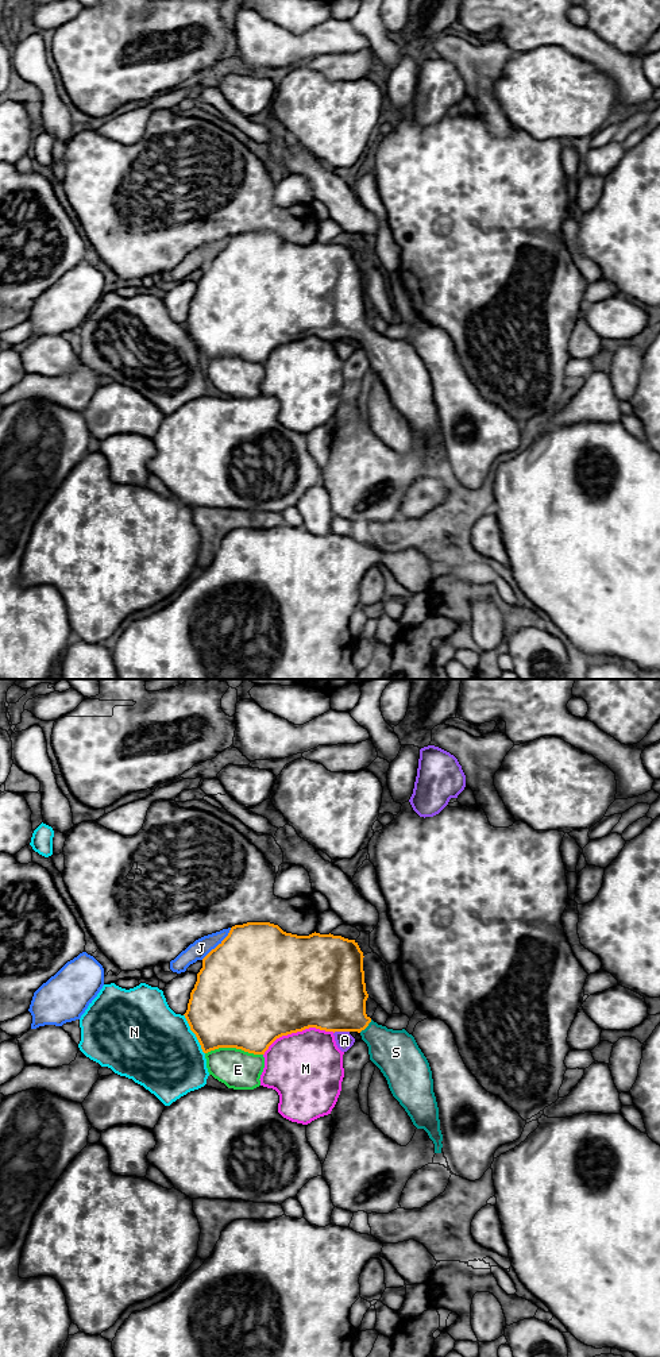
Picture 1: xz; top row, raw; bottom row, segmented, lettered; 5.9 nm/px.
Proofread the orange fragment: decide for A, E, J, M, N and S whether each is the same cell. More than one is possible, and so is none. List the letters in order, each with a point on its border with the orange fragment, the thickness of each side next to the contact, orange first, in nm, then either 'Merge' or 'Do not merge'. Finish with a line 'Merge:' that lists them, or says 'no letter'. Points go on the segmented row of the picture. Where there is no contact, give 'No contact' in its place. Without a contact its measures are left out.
A: Touches orange at xz (340, 1030). Thickness 460 nm (orange) against 100 nm. Do not merge
E: Touches orange at xz (234, 1047). Thickness 500 nm (orange) against 240 nm. Do not merge
J: Touches orange at xz (219, 944). Thickness 500 nm (orange) against 110 nm. Do not merge
M: Touches orange at xz (297, 1030). Thickness 500 nm (orange) against 440 nm. Do not merge
N: Touches orange at xz (195, 1033). Thickness 460 nm (orange) against 460 nm. Do not merge
S: Touches orange at xz (366, 1026). Thickness 380 nm (orange) against 280 nm. Merge
Merge: S

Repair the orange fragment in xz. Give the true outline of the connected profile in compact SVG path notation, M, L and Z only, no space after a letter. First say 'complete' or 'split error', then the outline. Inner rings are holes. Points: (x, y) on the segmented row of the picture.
split error; M247 922L231 928L228 936L202 959L202 968L190 992L184 1014L204 1053L219 1048L236 1048L265 1055L279 1037L316 1028L325 1032L358 1032L368 1046L370 1060L381 1069L393 1096L400 1102L417 1129L424 1129L441 1153L439 1107L433 1092L429 1063L414 1037L405 1029L393 1030L378 1025L366 1014L363 952L355 940L341 936L312 933L297 936L270 922Z

